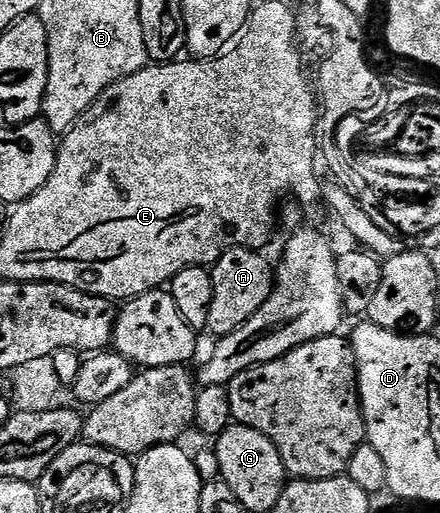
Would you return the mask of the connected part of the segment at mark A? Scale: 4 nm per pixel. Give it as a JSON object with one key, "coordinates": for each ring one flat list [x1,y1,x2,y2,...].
{"coordinates":[[252,247,228,249,216,260,210,269,214,283,214,303,210,303,210,319,207,332,213,333,213,338,219,339,230,335,242,323,246,323,266,303,272,294,274,284,274,269,266,258]]}

